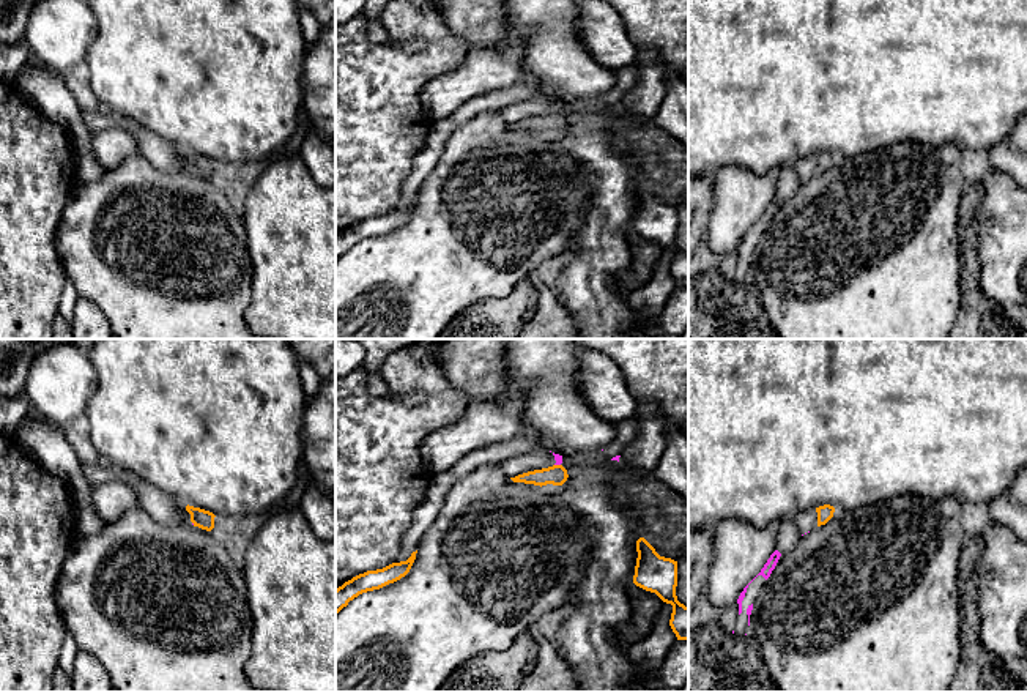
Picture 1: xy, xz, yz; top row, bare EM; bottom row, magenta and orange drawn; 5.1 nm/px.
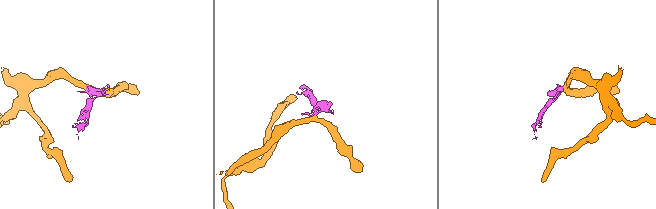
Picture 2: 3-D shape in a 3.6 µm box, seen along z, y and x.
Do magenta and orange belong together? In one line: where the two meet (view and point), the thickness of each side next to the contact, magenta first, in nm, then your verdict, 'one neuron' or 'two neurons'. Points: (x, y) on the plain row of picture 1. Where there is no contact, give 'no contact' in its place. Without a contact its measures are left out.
xz (558, 111) | 40/110 nm | two neurons

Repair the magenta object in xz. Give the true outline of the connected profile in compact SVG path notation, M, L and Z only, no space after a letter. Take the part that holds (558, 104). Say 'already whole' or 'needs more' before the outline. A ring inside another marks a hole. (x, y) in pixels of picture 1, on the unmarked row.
needs more | M536 96L528 101L520 101L501 110L501 117L506 123L515 125L518 121L561 112L562 102L550 99L547 96Z

